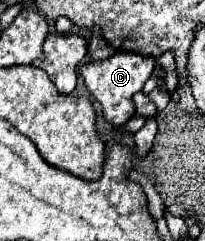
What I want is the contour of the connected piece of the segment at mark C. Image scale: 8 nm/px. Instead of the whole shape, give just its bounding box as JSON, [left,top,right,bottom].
[81,51,155,127]

